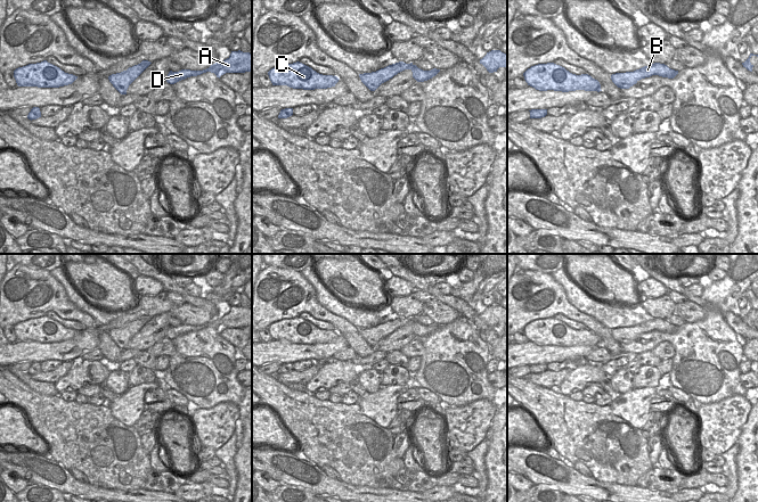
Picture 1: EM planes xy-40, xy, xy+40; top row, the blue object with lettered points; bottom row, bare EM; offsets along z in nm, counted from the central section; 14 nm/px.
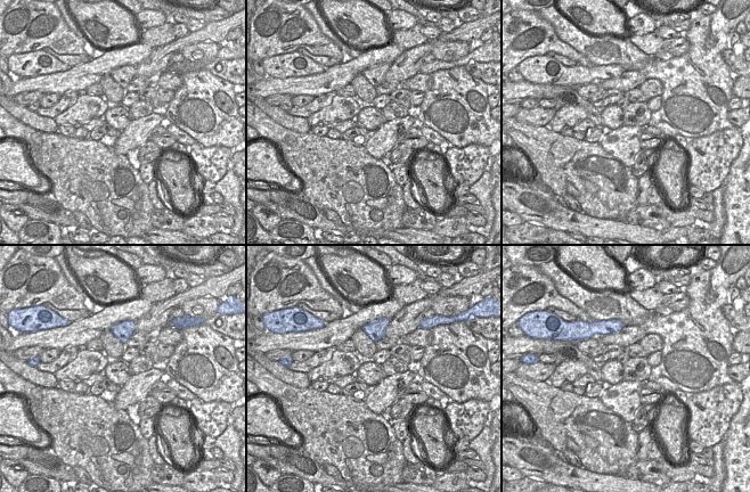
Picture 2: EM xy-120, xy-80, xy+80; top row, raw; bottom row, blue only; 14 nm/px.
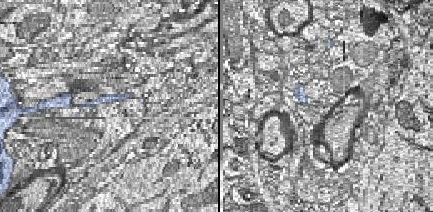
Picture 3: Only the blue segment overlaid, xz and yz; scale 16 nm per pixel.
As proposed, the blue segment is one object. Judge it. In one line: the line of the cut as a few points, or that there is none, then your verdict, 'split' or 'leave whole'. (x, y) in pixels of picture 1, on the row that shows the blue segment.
no cut | leave whole

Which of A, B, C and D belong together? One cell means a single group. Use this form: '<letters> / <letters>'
A B C D

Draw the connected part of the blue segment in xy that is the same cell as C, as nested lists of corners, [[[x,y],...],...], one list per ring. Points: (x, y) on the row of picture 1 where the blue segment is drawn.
[[[300,61],[274,67],[268,72],[268,75],[272,85],[287,85],[303,90],[332,88],[340,80],[335,75],[319,74]]]

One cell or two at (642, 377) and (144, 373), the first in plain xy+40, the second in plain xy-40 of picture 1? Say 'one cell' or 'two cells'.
one cell

